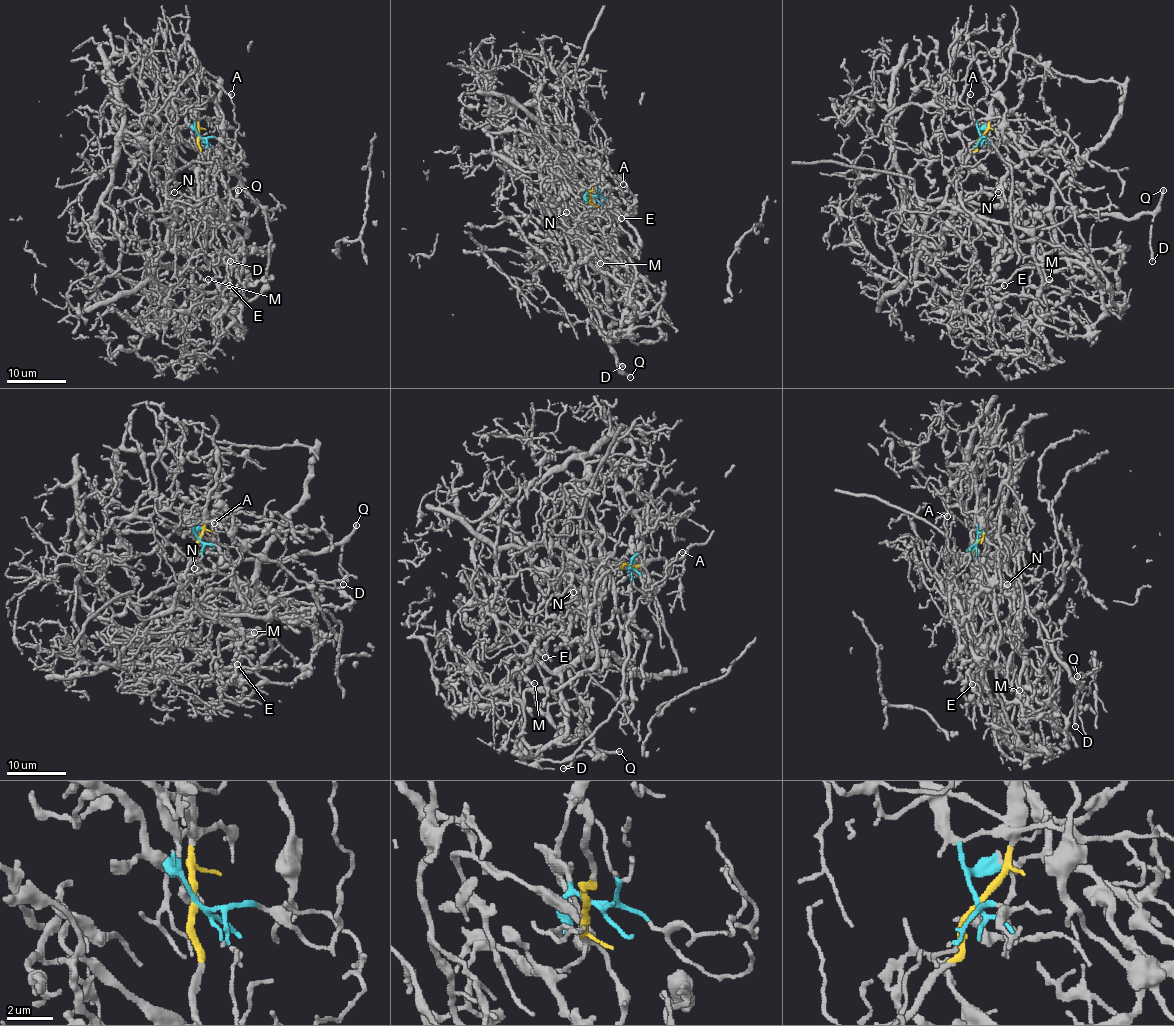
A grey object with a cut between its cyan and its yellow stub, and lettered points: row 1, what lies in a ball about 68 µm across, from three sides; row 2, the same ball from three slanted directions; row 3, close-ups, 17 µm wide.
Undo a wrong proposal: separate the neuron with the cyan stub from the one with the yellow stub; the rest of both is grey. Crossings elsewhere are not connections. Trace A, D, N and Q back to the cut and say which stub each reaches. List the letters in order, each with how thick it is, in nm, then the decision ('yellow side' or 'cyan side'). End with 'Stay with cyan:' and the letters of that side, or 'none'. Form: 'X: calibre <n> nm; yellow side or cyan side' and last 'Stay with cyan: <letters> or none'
A: calibre 140 nm; cyan side
D: calibre 240 nm; yellow side
N: calibre 120 nm; yellow side
Q: calibre 280 nm; yellow side
Stay with cyan: A

